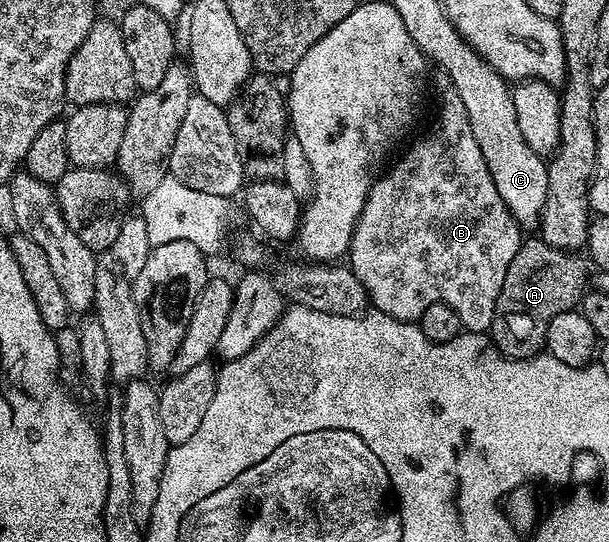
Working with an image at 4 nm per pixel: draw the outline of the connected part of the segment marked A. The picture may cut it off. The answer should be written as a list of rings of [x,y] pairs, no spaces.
[[[530,238],[523,239],[522,244],[516,250],[516,258],[512,258],[512,266],[508,266],[508,274],[504,274],[504,286],[500,286],[500,298],[496,298],[494,320],[488,329],[489,335],[494,341],[494,345],[496,345],[504,355],[516,360],[529,360],[530,357],[539,355],[539,353],[543,351],[546,343],[546,327],[548,326],[548,322],[552,322],[552,318],[556,318],[556,314],[572,312],[579,307],[580,301],[588,288],[588,285],[586,285],[586,264],[588,268],[587,257],[578,252],[565,252],[556,246],[548,246],[548,242],[544,242],[540,238],[534,238],[534,240],[530,240]]]

